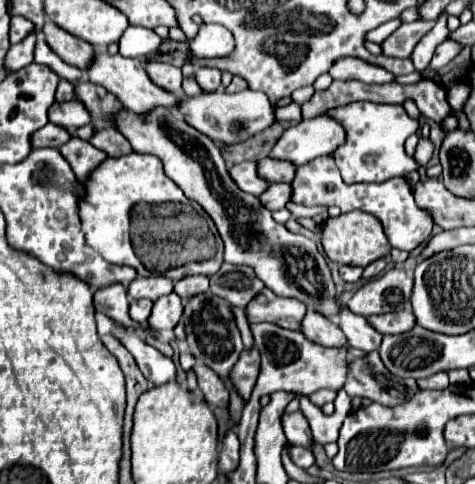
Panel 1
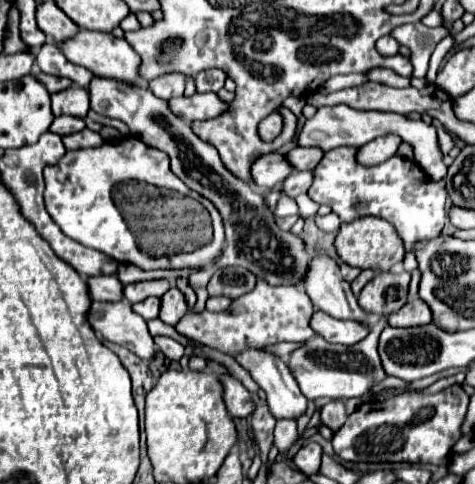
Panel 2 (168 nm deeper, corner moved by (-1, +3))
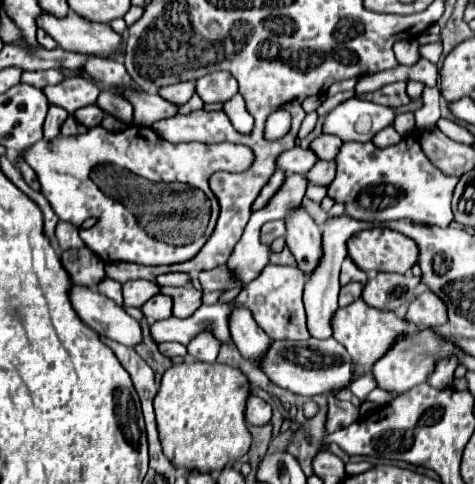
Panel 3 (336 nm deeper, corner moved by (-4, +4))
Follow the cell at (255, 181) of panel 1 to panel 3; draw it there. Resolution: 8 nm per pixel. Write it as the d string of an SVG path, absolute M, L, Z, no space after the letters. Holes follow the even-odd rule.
M294 147L294 149L288 149L286 153L282 153L278 157L276 165L280 169L284 169L286 173L308 173L316 161L318 161L318 157L312 149Z

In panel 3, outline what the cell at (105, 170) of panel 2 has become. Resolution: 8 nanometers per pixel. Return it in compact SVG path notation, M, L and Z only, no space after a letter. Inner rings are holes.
M96 125L88 129L86 133L62 137L58 135L52 141L38 141L22 151L24 161L34 169L40 191L50 201L54 213L58 213L58 219L68 221L78 227L80 239L104 261L104 263L116 263L116 261L133 262L140 265L170 265L170 263L182 263L192 259L206 239L210 237L210 229L206 227L204 235L198 237L190 245L172 247L164 241L158 241L150 237L136 217L116 199L116 193L124 193L124 189L116 189L116 183L110 185L114 175L118 173L118 167L126 167L138 177L144 177L148 181L178 181L186 183L190 187L206 187L208 177L216 171L210 169L212 157L218 155L218 171L228 173L242 173L254 163L254 153L246 145L236 143L170 143L150 127L126 127L124 131L112 133L106 131L102 125ZM106 175L110 177L110 183L106 183ZM206 179L206 183L202 183ZM88 217L96 217L98 223L90 229L82 229L82 223Z

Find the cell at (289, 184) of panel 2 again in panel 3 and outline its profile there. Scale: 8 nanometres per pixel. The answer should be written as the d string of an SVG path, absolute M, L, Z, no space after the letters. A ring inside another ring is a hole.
M318 161L318 165L314 165L314 169L310 169L306 175L316 185L330 185L330 181L336 177L336 163L334 161Z

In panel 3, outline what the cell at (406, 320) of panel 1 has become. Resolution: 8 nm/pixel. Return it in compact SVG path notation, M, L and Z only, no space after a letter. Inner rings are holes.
M428 289L410 303L406 321L418 327L444 327L448 323L446 303Z

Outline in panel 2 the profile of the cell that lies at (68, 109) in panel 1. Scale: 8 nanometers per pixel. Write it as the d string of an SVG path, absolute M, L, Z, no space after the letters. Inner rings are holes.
M71 86L59 94L51 96L53 102L53 116L75 116L75 118L85 118L89 112L89 98L87 90L79 86Z

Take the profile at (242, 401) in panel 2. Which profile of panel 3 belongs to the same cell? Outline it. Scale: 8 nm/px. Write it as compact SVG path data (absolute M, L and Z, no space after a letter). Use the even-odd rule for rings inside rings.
M250 395L248 407L246 407L246 421L250 425L266 425L270 423L270 417L272 417L272 407L266 401Z

